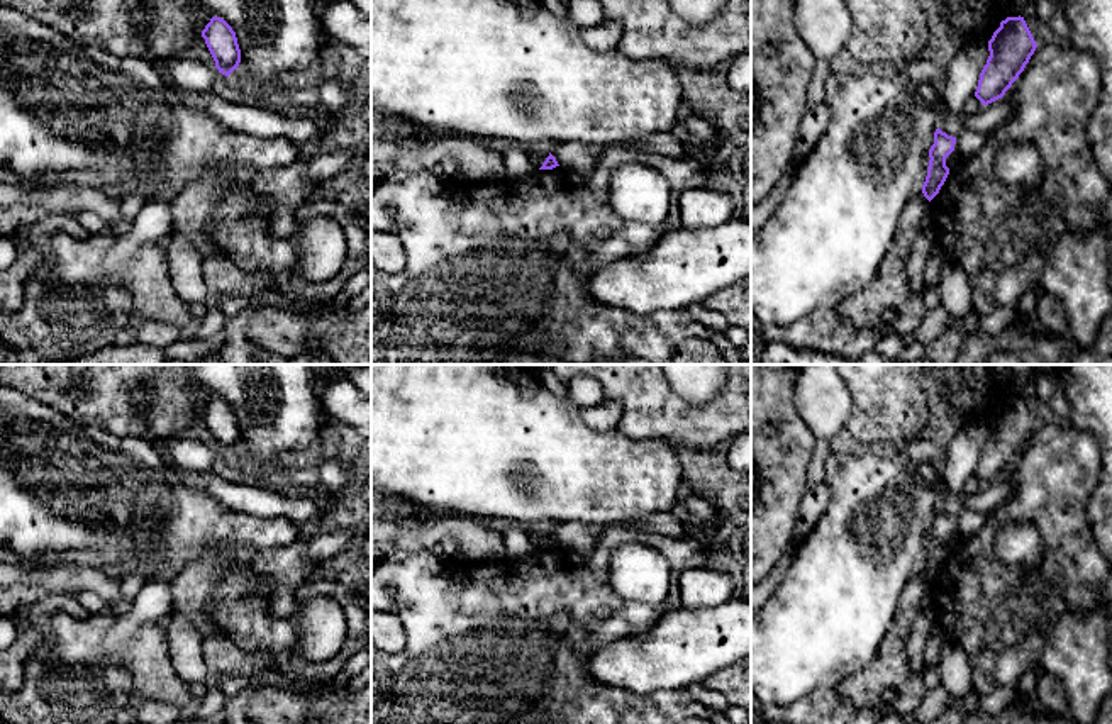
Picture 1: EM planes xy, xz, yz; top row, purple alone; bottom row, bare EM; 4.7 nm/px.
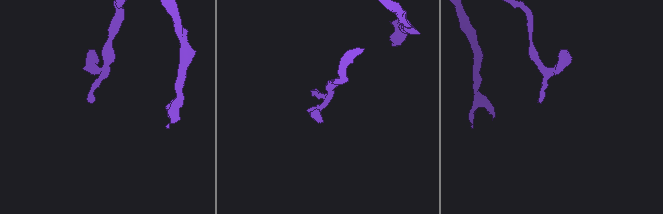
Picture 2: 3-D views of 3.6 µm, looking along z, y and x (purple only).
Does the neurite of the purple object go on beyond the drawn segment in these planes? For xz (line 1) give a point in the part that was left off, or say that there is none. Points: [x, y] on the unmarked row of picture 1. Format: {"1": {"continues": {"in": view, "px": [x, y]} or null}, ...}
{"1": {"continues": null}}

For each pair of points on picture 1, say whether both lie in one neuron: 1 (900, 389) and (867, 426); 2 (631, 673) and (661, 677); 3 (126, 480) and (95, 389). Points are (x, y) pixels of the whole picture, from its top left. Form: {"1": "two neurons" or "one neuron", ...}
{"1": "one neuron", "2": "one neuron", "3": "two neurons"}

